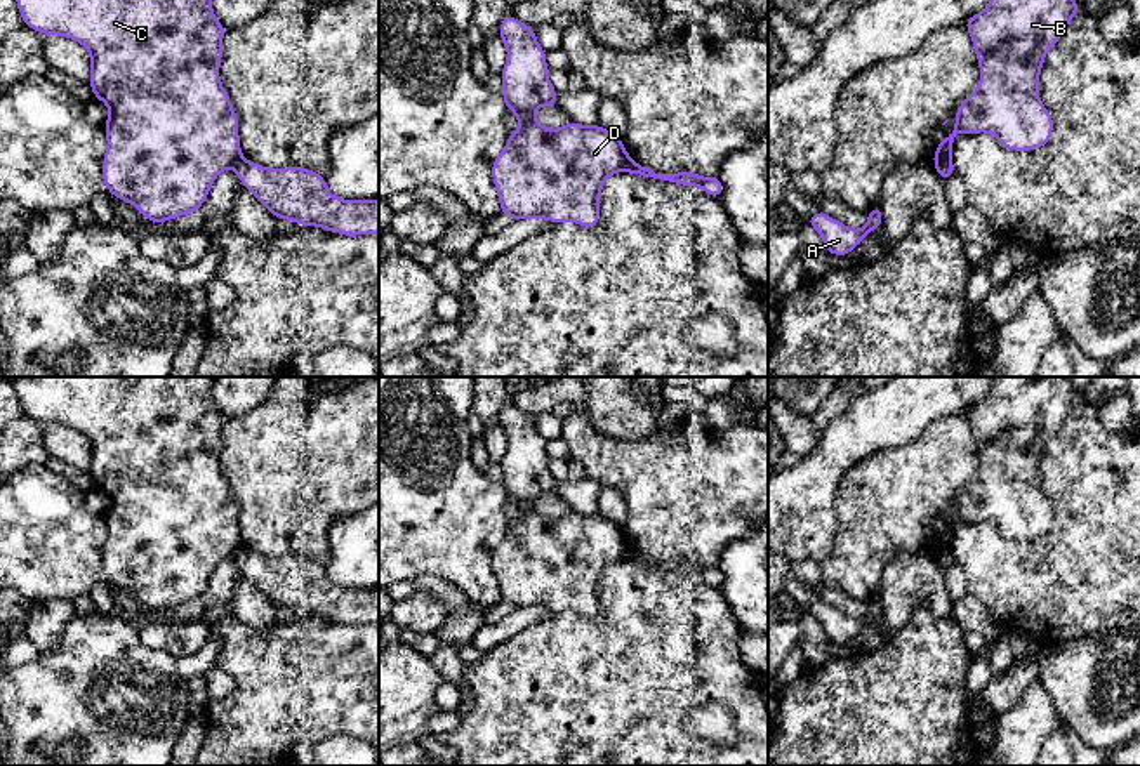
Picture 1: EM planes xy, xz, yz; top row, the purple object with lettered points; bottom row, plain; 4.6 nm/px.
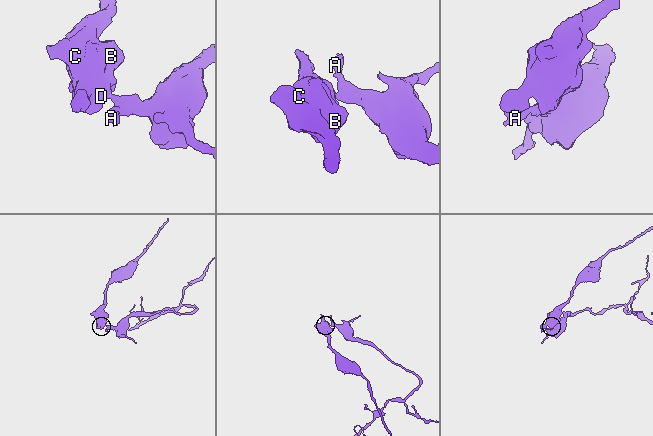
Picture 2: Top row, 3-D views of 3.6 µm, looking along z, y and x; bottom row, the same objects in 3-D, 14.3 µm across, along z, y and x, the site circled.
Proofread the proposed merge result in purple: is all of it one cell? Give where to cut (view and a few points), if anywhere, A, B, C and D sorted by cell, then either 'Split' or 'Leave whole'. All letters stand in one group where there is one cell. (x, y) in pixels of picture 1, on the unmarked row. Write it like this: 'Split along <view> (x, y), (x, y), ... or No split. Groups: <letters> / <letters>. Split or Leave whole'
Split along yz (949, 548), (935, 556). Groups: A / B C D. Split

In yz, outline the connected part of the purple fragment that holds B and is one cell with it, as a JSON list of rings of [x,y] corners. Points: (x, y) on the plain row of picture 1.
[[[994,377],[989,394],[963,412],[977,443],[980,472],[958,495],[954,519],[933,542],[935,556],[951,549],[959,521],[989,521],[1003,537],[1013,540],[1032,540],[1050,532],[1053,505],[1039,488],[1039,464],[1046,443],[1079,398],[1067,377]]]

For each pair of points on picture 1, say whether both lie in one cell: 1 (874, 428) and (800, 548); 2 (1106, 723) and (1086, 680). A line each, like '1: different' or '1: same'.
1: same
2: same

